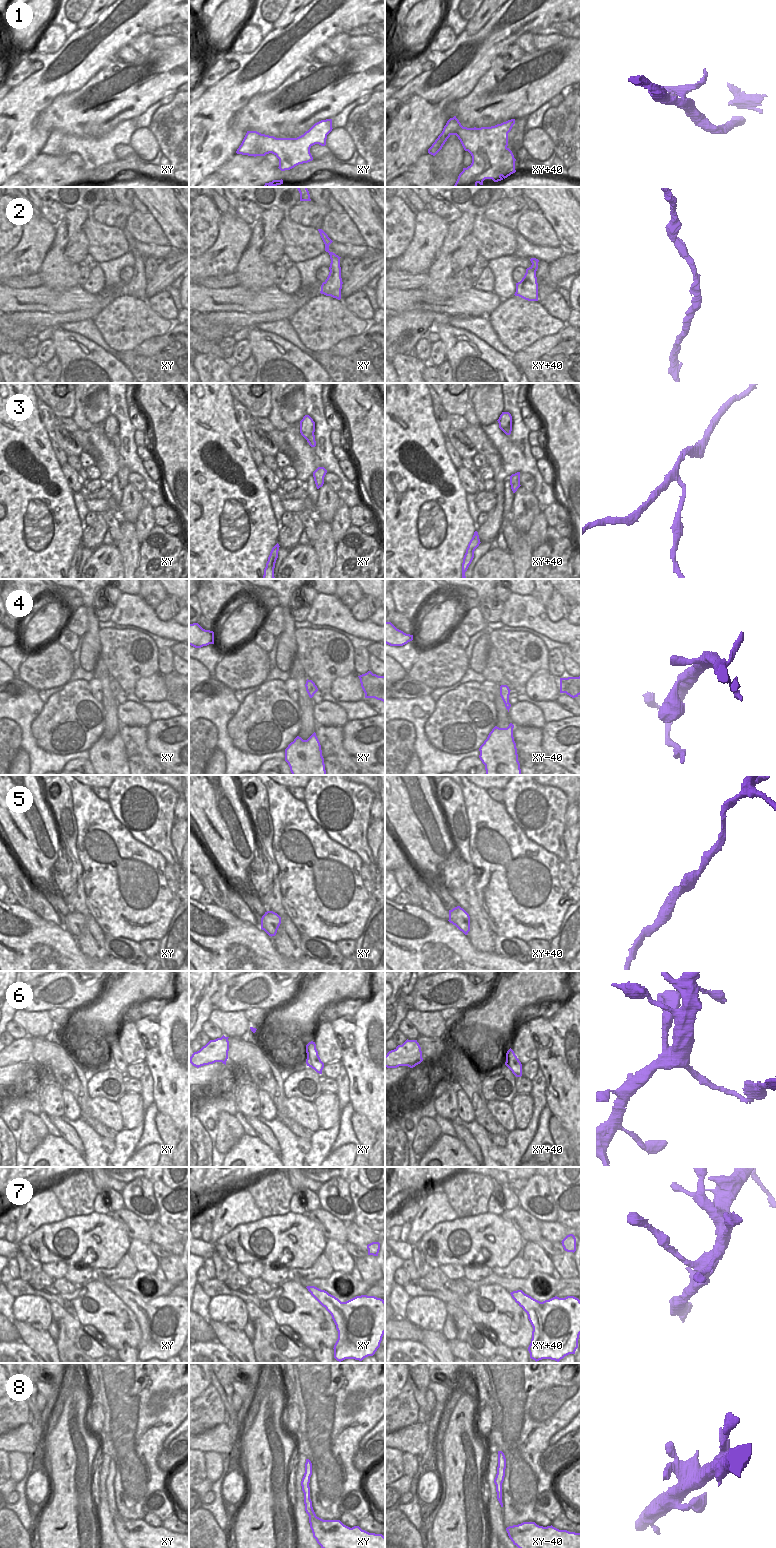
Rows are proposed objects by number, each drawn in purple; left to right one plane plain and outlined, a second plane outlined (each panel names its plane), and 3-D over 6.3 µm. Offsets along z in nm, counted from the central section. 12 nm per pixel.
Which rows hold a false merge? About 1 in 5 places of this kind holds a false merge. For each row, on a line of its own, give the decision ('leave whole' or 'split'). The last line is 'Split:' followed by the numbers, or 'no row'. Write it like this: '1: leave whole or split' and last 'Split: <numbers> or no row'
1: leave whole
2: leave whole
3: split
4: leave whole
5: leave whole
6: split
7: leave whole
8: leave whole
Split: 3, 6

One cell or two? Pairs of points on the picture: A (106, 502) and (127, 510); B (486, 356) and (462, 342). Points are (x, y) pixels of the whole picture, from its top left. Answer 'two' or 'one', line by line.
A: two
B: one

